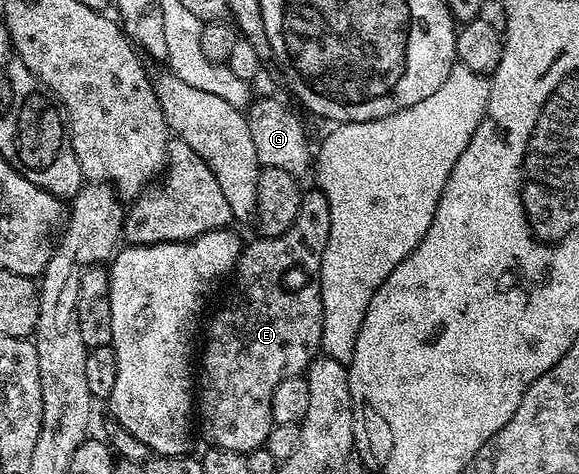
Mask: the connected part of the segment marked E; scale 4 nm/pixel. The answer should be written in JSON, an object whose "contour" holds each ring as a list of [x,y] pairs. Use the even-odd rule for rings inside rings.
{"contour":[[[318,188],[309,189],[304,193],[303,199],[301,200],[301,208],[297,212],[297,220],[293,225],[290,226],[288,230],[285,232],[281,232],[281,236],[273,236],[272,238],[265,238],[262,236],[256,237],[256,242],[251,242],[242,247],[239,251],[239,258],[235,262],[235,268],[233,271],[233,279],[235,278],[235,283],[231,286],[231,299],[228,300],[227,306],[223,306],[219,311],[216,312],[215,315],[211,318],[211,323],[207,326],[207,339],[203,342],[203,363],[198,363],[197,366],[197,426],[203,429],[203,434],[208,438],[208,443],[211,446],[220,446],[221,448],[225,448],[226,450],[235,450],[239,454],[246,454],[249,450],[257,450],[260,449],[266,443],[267,437],[269,436],[269,432],[271,431],[271,427],[273,425],[271,421],[271,401],[273,400],[273,392],[277,392],[277,384],[281,384],[281,380],[285,380],[286,378],[298,378],[300,375],[306,371],[307,367],[311,365],[312,362],[315,361],[317,355],[320,353],[321,347],[323,345],[323,301],[321,300],[321,288],[319,287],[319,273],[321,272],[321,256],[325,252],[325,244],[329,240],[329,228],[331,227],[331,221],[329,220],[329,200],[326,196],[323,195],[322,190]]]}

